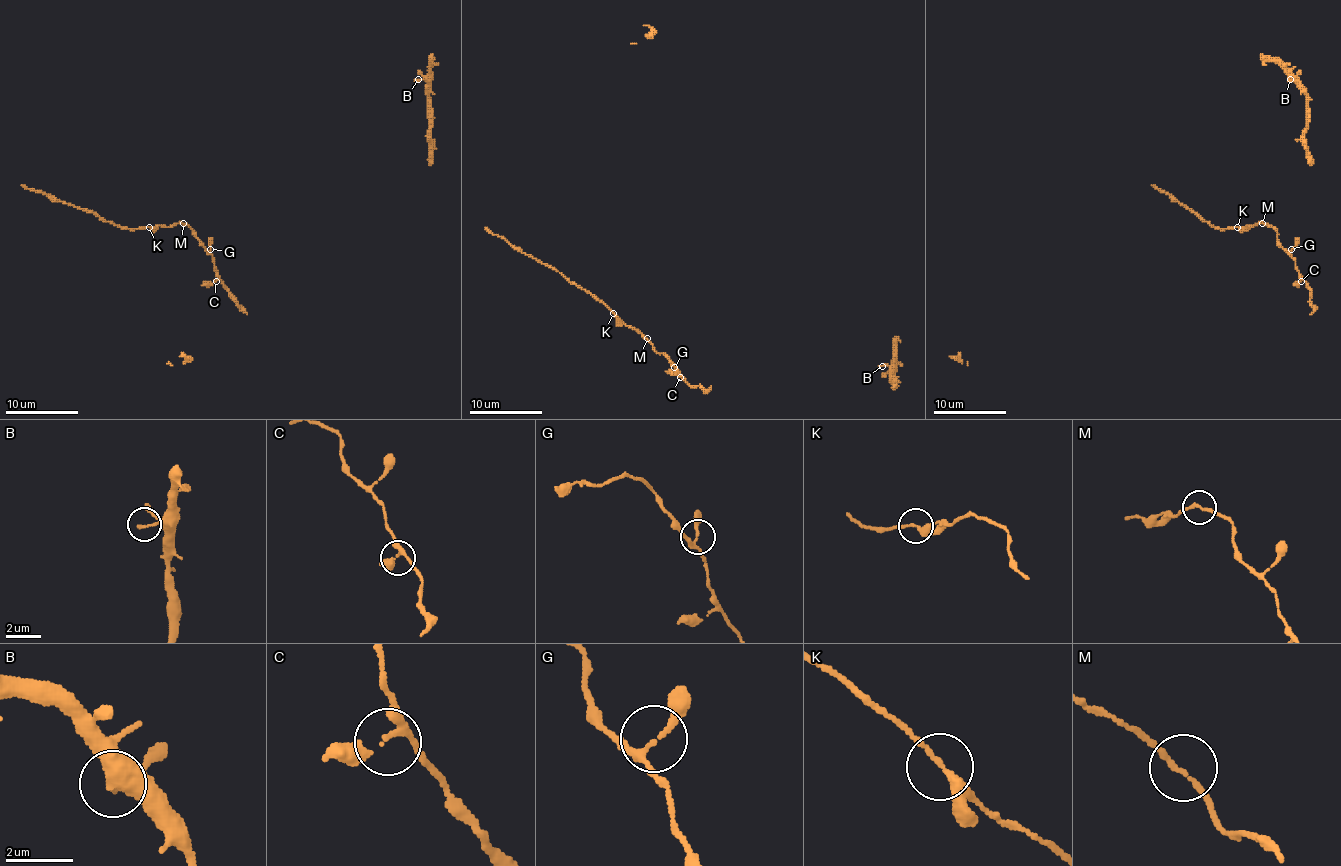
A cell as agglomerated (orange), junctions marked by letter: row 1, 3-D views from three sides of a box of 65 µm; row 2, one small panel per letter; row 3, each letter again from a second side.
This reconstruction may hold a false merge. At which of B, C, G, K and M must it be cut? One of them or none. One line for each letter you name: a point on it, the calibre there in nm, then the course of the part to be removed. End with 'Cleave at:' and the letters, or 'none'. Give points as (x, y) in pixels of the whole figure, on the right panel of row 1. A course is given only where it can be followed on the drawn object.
Cleave at: none

